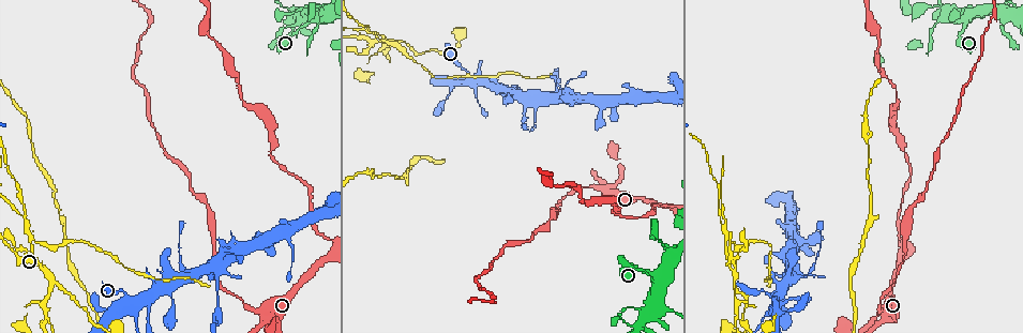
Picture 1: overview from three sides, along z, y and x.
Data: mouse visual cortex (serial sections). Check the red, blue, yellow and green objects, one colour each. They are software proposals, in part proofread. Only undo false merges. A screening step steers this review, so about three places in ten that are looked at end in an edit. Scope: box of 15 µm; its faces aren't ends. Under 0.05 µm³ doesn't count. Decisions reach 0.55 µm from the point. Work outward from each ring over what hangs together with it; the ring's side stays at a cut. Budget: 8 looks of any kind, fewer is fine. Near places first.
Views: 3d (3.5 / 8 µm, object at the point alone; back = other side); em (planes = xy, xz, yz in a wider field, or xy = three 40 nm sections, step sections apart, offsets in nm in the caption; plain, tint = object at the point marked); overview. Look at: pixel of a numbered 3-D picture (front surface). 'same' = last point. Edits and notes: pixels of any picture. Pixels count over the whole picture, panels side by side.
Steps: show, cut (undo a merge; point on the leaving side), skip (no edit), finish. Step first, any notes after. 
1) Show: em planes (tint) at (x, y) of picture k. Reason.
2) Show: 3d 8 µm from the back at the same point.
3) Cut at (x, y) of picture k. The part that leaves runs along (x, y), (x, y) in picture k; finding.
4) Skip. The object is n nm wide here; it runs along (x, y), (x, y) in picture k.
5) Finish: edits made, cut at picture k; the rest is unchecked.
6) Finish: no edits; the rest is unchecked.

Show: 3d 3.5 µm at (148, 311) of picture 1. Two arms in line, one across.

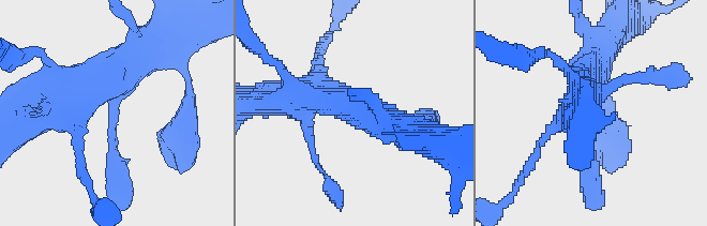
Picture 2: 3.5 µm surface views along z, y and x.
Show: em xy step 3 (tint) at (113, 111) of picture 2. 3 arms meet here; the arms are 200, 350, 500 nm wide.

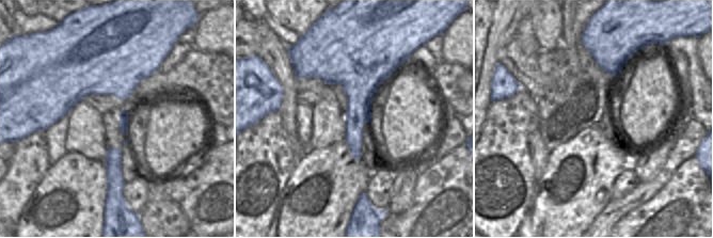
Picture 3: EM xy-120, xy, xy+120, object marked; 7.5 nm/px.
Show: em xy step 5 (tint) at the same point. Another direction.

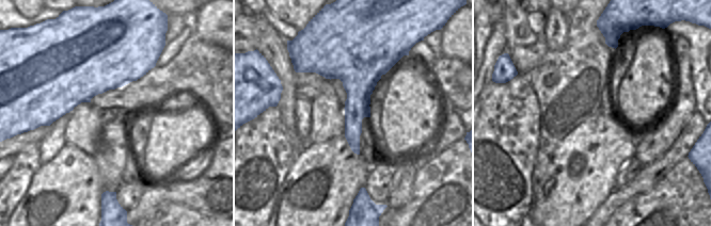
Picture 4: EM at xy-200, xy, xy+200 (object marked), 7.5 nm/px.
Skip. It runs along (65, 77), (105, 77), (121, 179) in picture 2; continuous, no second cell.

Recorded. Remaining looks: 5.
Show: em xy step 5 (tint) at (215, 272) of picture 1. Abrupt turn.

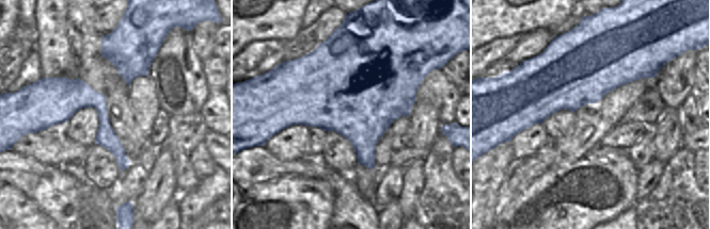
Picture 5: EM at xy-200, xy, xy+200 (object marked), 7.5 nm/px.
Show: 3d 3.5 µm at the same point.

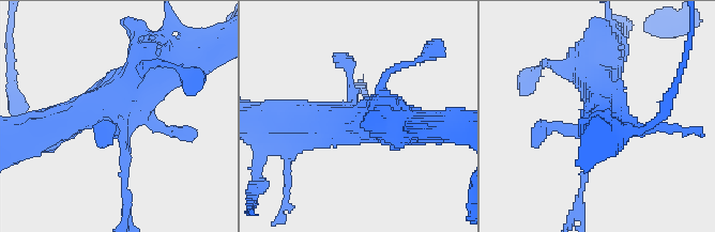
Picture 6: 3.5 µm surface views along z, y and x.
Skip. The object is 800 nm wide here; it runs along (35, 129), (94, 110), (164, 71) in picture 6; one cell here.

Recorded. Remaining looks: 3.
Show: 3d 3.5 µm at (213, 318) of picture 1. Calibre changes.

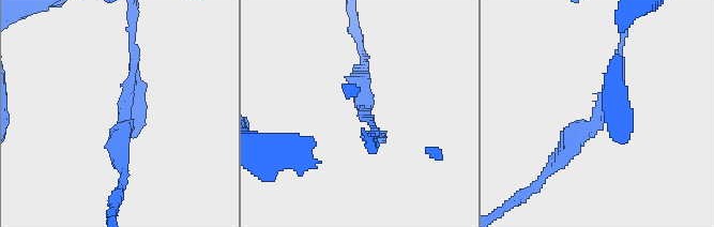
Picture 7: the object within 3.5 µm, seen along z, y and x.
Show: em planes (tint) at (124, 112) of picture 7. Now the EM.

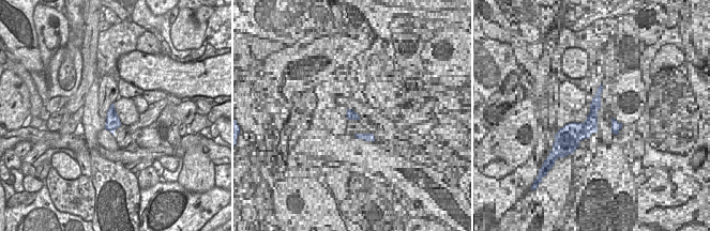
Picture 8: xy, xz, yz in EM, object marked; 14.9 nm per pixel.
Cut at (596, 119) of picture 7. The object is 220 nm wide here; the part that leaves runs along (128, 86), (119, 142), (128, 155) in picture 7; a second cell is stuck on.

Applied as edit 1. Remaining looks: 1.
Finish: edits made, cut at picture 7; the rest is unchecked.

